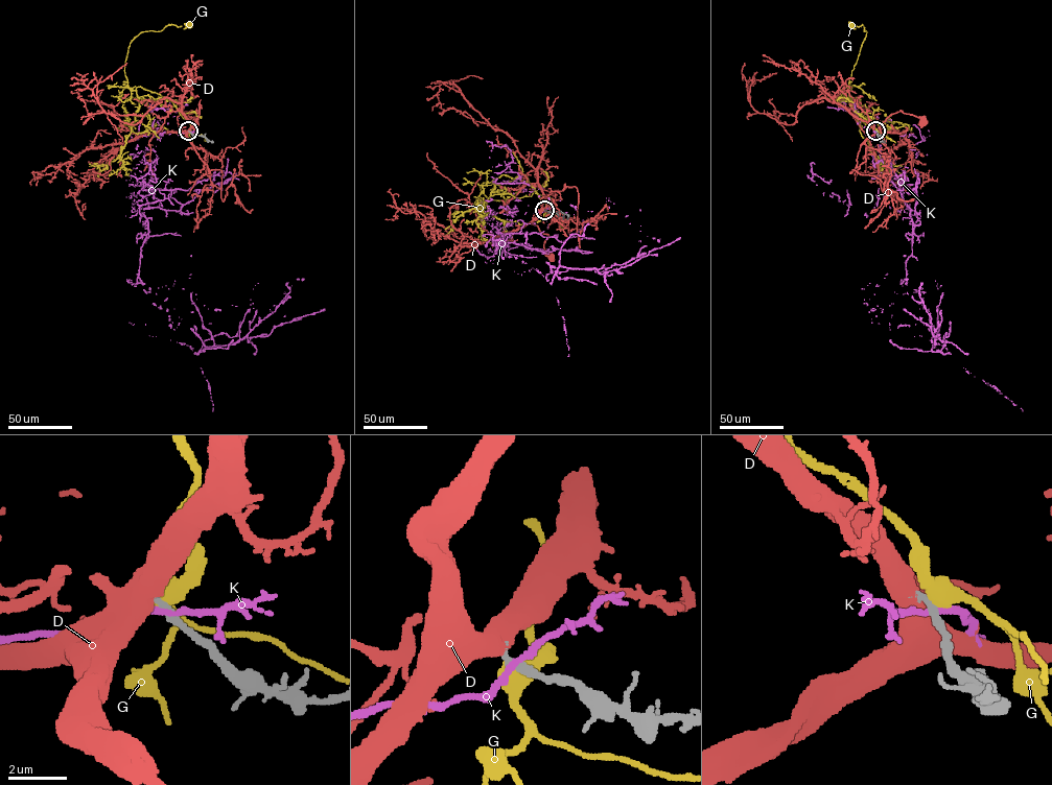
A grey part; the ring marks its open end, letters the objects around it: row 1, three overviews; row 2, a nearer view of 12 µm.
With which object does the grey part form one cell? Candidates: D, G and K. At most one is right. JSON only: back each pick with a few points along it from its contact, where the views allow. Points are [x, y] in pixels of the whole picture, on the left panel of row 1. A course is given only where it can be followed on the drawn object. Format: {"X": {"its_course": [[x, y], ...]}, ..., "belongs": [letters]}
{"D": {"its_course": [[189, 131], [179, 128], [178, 116], [192, 111], [188, 115], [195, 123]]}, "belongs": ["D"]}

